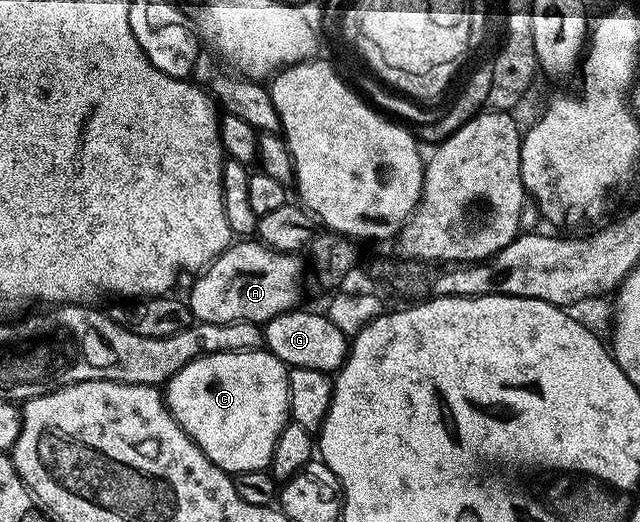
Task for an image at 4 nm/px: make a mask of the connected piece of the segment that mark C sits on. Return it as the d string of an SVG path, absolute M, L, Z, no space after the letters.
M266 349L256 350L201 353L178 369L178 373L174 373L166 384L168 410L178 425L200 446L207 459L229 473L271 468L272 454L278 451L280 436L290 423L290 369Z

